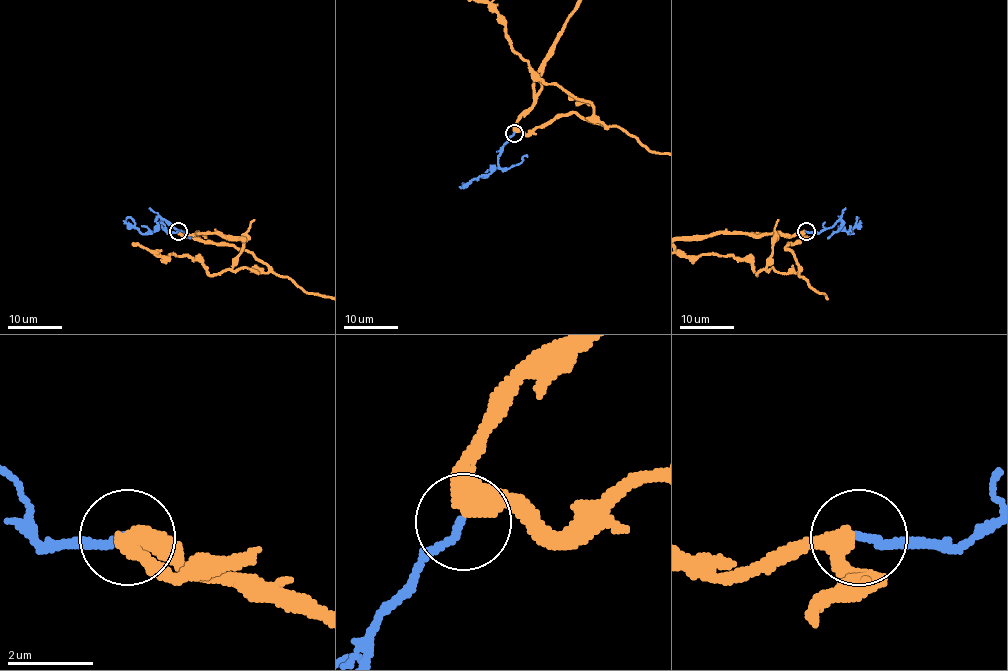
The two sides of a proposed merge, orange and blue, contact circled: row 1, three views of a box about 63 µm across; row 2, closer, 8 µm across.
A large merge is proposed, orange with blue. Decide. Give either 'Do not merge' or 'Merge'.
Do not merge

